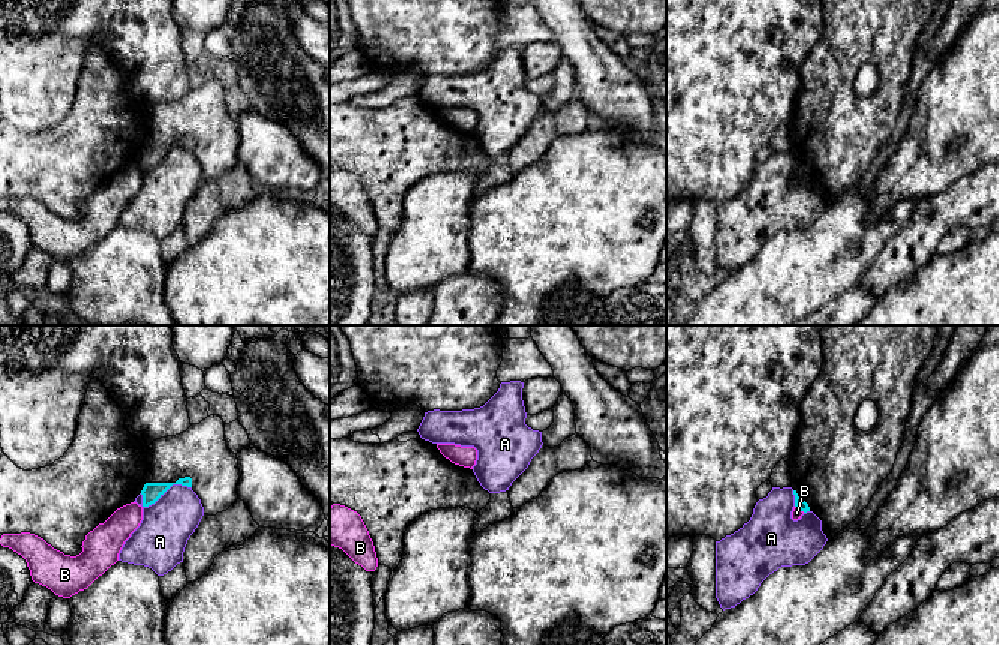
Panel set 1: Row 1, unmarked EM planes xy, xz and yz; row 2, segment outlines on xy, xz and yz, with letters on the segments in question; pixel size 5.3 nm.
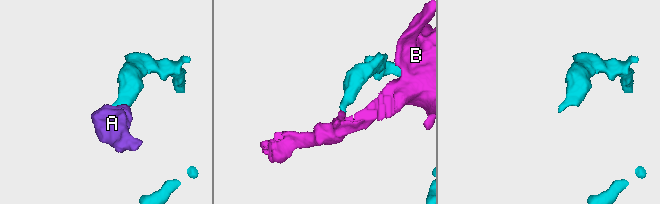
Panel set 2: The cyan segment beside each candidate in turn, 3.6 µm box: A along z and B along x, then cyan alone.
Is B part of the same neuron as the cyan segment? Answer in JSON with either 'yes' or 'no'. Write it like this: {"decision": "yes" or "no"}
{"decision": "no"}

